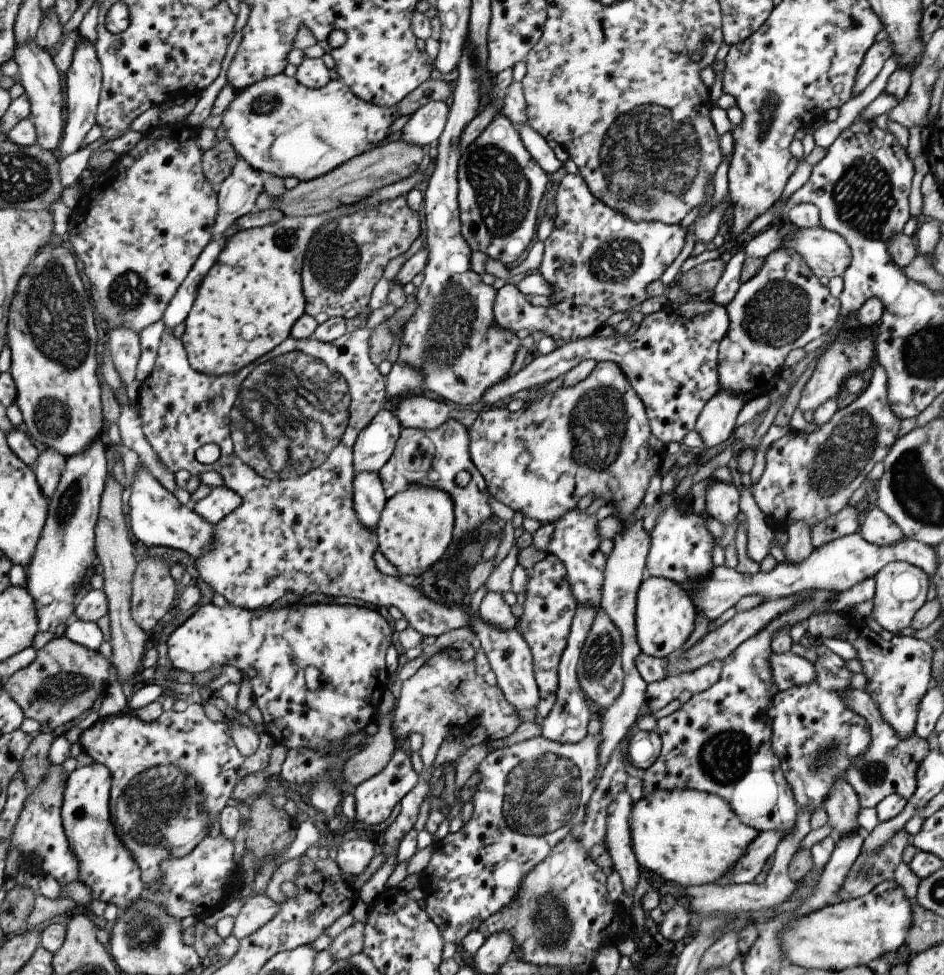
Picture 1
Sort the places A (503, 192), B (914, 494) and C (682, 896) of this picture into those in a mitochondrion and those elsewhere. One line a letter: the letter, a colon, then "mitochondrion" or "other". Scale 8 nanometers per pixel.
A: mitochondrion
B: mitochondrion
C: other

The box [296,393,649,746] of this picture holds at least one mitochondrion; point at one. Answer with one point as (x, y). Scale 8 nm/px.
(600, 654)

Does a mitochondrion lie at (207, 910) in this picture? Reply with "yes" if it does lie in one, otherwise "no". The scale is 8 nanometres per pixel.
no

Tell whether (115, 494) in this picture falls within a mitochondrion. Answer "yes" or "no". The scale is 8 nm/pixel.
no

